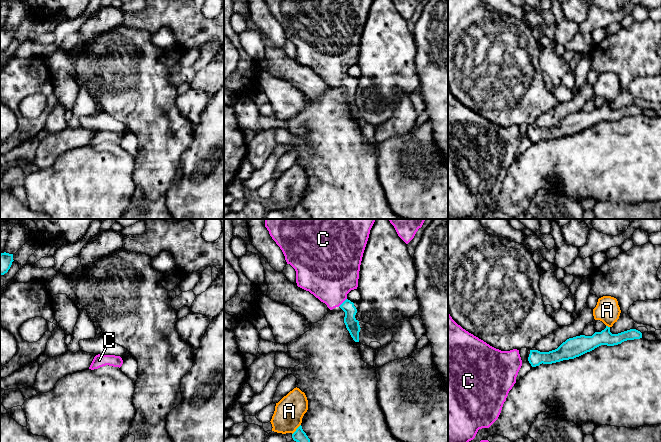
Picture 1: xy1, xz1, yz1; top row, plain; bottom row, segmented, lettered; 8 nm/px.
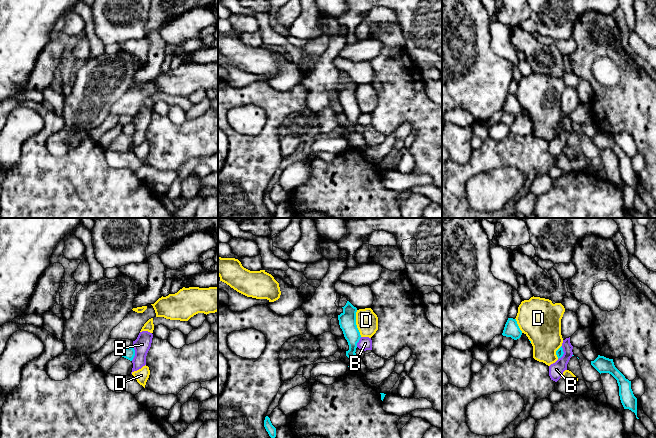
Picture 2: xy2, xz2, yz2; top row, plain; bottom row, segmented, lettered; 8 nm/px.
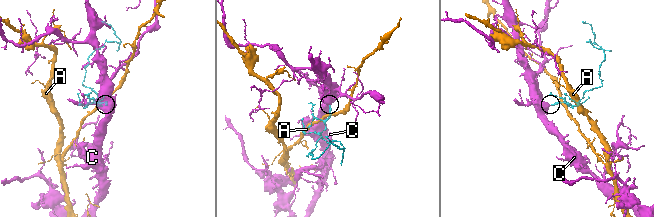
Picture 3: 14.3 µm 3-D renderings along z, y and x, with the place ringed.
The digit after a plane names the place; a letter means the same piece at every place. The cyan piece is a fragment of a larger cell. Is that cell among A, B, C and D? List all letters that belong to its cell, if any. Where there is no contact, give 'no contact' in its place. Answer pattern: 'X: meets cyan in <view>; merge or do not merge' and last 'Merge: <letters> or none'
A: meets cyan in yz1; do not merge
B: meets cyan in xy2; do not merge
C: meets cyan in xz1; merge
D: meets cyan in xz2; do not merge
Merge: C

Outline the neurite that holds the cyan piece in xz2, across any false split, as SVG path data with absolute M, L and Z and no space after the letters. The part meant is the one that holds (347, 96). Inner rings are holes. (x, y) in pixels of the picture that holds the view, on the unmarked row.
M349 77L343 84L343 88L338 91L339 101L343 107L344 113L348 118L349 126L346 127L346 132L352 134L356 132L357 119L361 111L356 101L356 88L357 84L354 83Z

